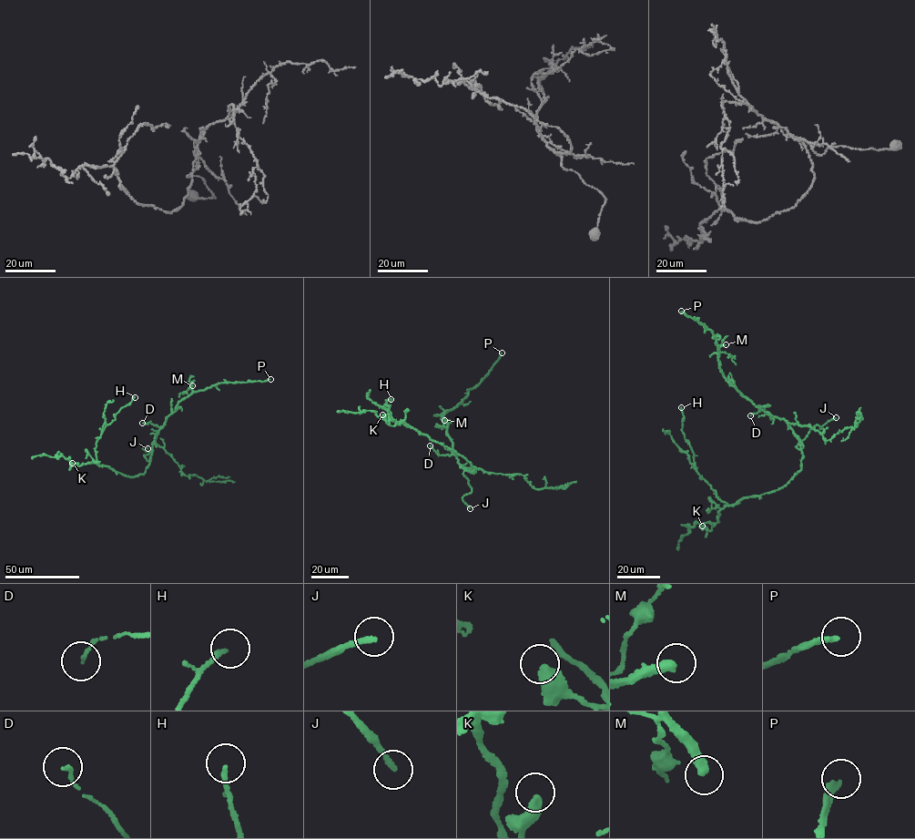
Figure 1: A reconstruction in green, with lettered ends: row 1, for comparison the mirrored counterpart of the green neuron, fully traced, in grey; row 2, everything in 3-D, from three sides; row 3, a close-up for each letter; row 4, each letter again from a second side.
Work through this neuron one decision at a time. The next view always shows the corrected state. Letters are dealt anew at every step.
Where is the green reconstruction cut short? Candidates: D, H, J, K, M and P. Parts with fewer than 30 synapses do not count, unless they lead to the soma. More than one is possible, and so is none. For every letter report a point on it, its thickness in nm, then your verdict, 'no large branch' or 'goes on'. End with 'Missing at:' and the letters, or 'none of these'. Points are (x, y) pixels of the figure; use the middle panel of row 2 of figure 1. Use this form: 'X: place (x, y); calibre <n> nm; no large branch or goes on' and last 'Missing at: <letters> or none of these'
D: place (430, 445); calibre 120 nm; no large branch
H: place (391, 399); calibre 170 nm; no large branch
J: place (470, 508); calibre 220 nm; goes on
K: place (382, 414); calibre 480 nm; no large branch
M: place (444, 420); calibre 400 nm; goes on
P: place (502, 352); calibre 240 nm; goes on
Missing at: J, M, P

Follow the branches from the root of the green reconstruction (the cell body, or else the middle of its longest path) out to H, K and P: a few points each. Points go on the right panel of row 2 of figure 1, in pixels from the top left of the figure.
H: (800, 445), (801, 467), (786, 485), (729, 506), (697, 471), (682, 431), (681, 407)
K: (800, 445), (801, 467), (786, 485), (724, 507), (711, 530), (702, 526)
P: (800, 445), (785, 421), (764, 412), (728, 383), (721, 371), (718, 350), (712, 332), (697, 319), (681, 311)

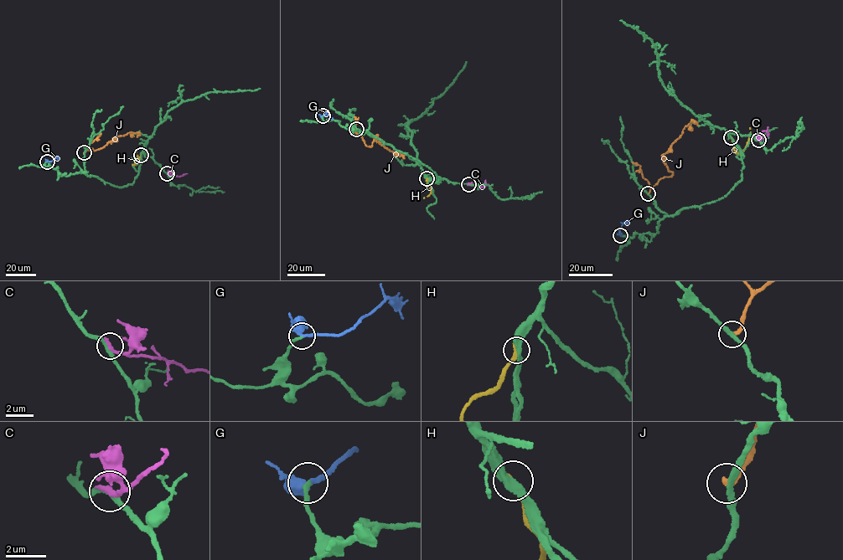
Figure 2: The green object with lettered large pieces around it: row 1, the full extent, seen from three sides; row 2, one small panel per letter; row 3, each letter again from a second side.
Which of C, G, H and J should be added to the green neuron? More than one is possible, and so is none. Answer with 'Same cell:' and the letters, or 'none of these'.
Same cell: G

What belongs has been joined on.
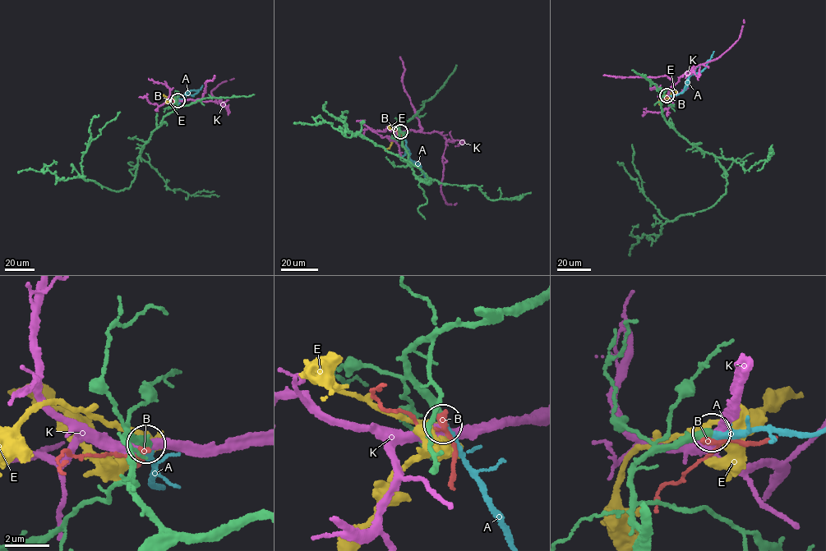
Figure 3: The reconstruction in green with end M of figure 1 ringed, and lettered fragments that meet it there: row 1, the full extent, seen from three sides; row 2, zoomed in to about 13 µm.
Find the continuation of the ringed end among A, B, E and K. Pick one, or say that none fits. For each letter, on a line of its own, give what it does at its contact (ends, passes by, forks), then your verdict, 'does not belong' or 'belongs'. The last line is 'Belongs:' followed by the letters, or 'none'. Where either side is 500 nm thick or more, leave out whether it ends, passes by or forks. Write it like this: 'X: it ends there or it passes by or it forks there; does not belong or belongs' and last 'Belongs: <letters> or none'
A: it ends there; belongs
B: it passes by; does not belong
E: it passes by; does not belong
K: it passes by; does not belong
Belongs: A

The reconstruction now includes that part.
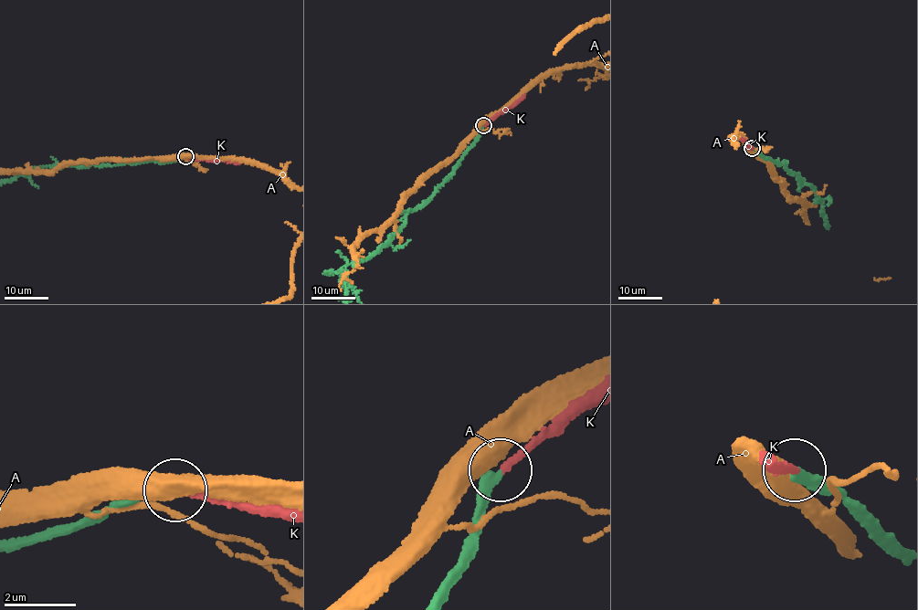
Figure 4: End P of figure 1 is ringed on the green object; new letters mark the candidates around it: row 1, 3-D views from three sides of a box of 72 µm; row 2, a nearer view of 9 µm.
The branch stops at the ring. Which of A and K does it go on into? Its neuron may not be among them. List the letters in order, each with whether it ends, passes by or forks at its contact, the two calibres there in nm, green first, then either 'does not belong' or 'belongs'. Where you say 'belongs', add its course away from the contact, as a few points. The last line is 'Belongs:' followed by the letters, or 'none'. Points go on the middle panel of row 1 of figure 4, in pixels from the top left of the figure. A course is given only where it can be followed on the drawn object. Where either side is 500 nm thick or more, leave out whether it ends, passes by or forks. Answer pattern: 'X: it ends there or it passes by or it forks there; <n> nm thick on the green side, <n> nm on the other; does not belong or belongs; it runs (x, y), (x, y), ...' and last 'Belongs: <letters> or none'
A: 280 nm thick on the green side, 550 nm on the other; does not belong
K: it ends there; 260 nm thick on the green side, 170 nm on the other; belongs; it runs (483, 126), (524, 94)
Belongs: K

